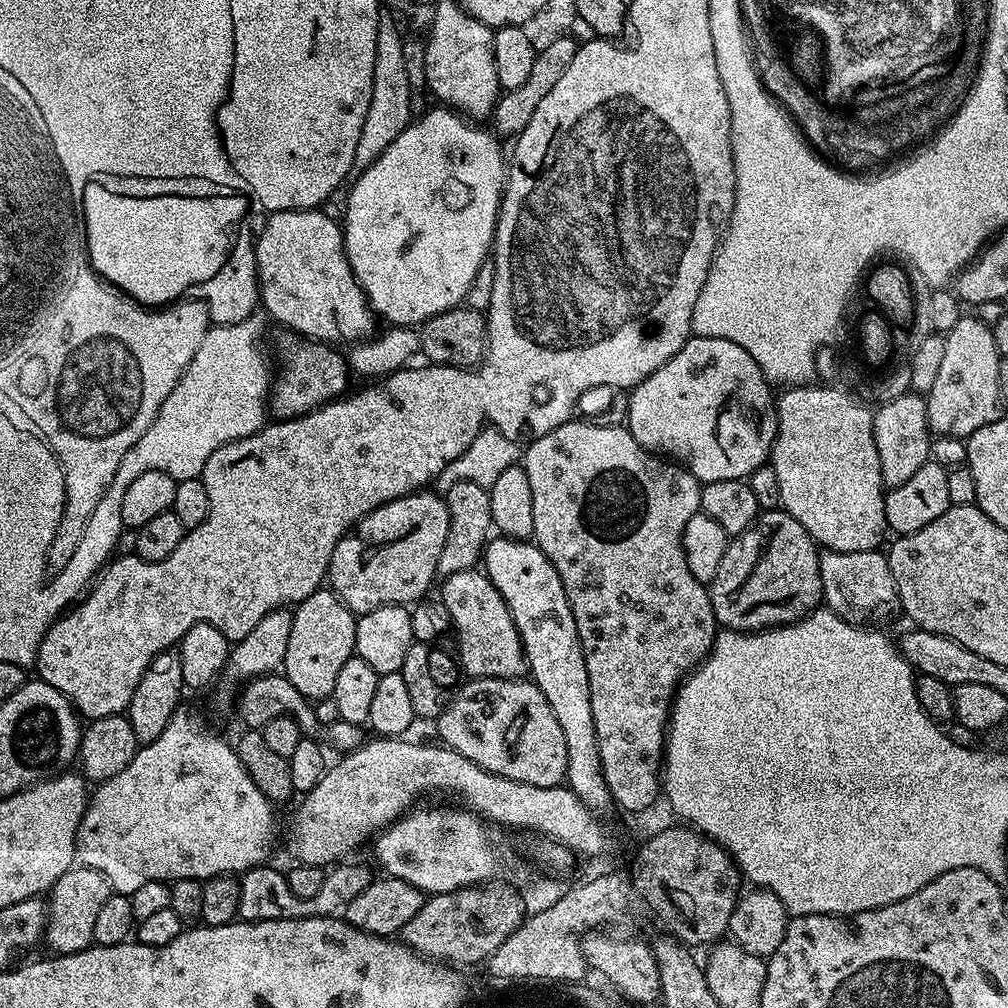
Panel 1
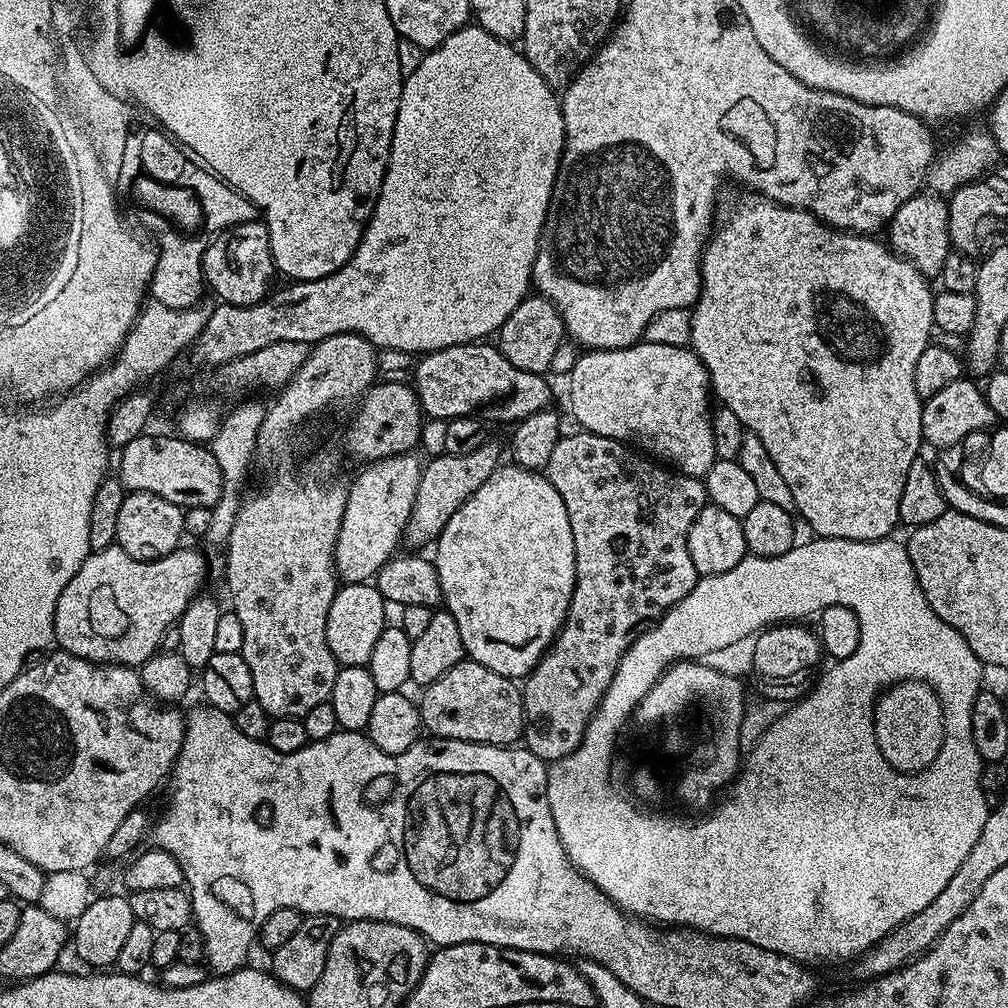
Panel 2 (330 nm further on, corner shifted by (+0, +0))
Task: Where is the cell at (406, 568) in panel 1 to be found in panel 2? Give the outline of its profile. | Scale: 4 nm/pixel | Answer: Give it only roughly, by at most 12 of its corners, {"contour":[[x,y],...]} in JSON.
{"contour":[[492,438],[431,457],[420,473],[407,543],[439,536],[496,471]]}

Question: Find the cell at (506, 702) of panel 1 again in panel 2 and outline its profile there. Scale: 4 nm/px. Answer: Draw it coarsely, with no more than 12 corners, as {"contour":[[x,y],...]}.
{"contour":[[459,660],[418,696],[442,740],[512,746],[517,681]]}

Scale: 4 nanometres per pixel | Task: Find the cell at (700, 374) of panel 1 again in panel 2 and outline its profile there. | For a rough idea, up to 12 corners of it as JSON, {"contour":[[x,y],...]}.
{"contour":[[637,342],[573,362],[583,431],[702,478],[717,460],[691,347]]}

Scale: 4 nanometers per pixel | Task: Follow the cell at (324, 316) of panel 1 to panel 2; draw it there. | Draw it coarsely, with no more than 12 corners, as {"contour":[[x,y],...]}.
{"contour":[[267,223],[213,236],[202,258],[217,301],[250,306],[273,291]]}

